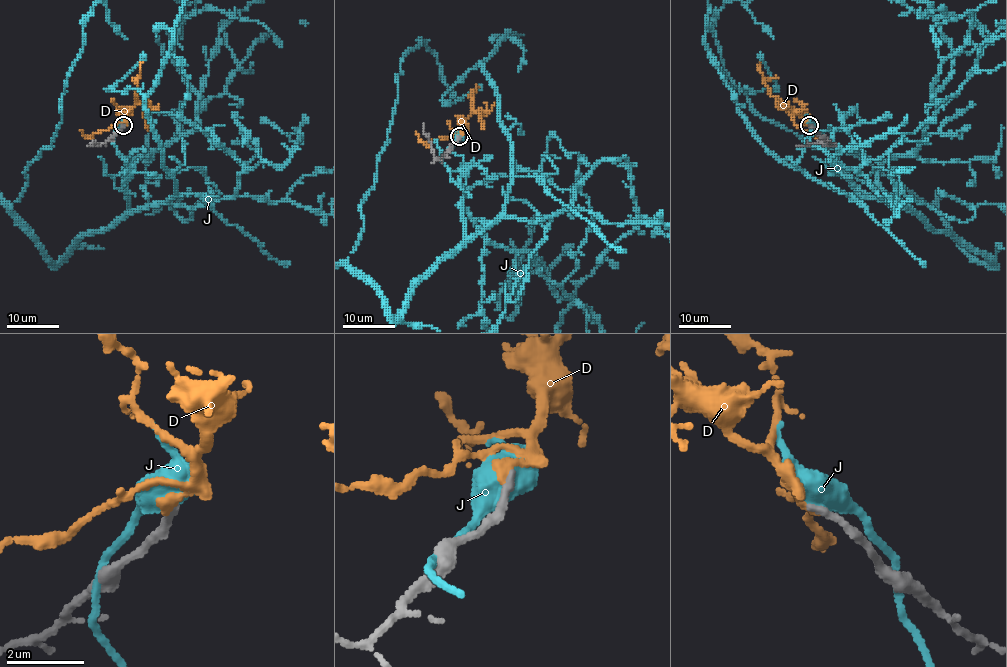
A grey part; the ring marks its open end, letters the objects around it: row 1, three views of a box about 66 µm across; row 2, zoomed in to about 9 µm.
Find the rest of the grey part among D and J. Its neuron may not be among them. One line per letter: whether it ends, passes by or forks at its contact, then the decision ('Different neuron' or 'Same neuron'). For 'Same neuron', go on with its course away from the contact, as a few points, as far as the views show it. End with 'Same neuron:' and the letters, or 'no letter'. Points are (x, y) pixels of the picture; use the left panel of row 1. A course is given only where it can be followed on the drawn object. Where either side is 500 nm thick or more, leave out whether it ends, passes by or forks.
D: It passes by. Different neuron
J: It forks there. Different neuron
Same neuron: no letter

